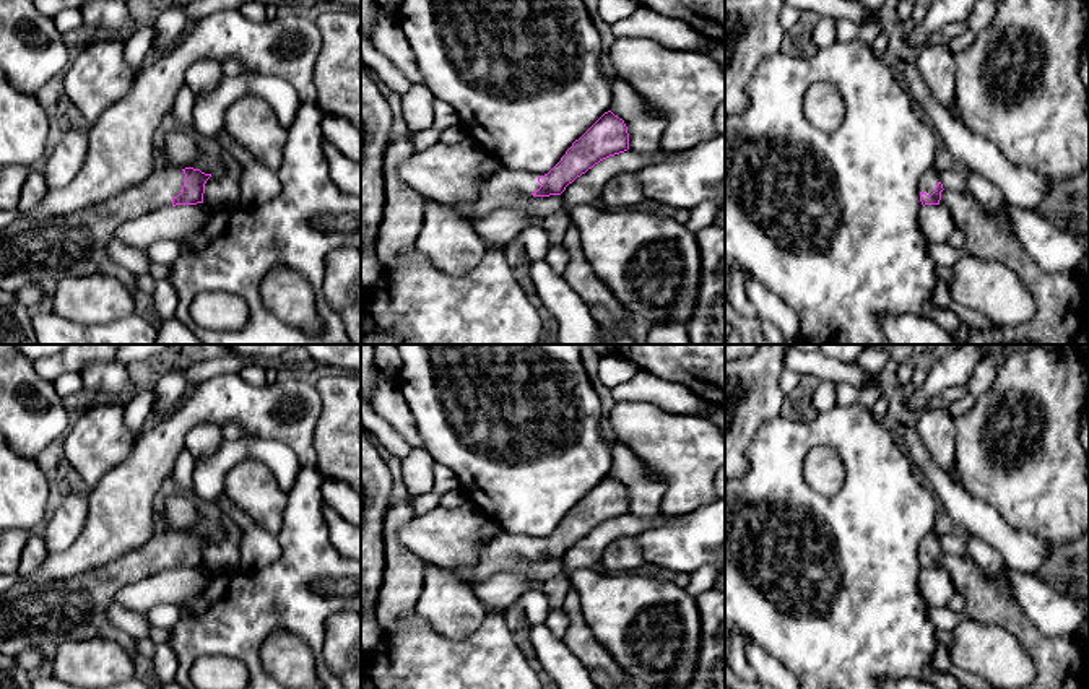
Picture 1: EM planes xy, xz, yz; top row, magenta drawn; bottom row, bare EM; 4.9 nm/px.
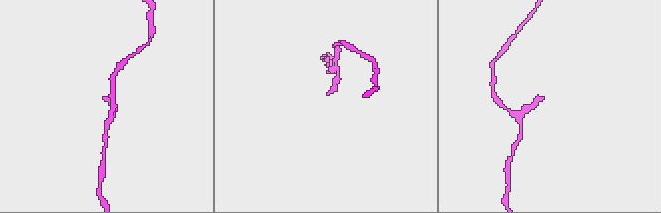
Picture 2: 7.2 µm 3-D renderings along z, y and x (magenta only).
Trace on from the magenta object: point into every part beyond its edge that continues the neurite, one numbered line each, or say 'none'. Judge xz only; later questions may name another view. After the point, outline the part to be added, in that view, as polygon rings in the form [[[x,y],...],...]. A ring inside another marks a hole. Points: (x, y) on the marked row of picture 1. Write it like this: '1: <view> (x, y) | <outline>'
1: xz (504, 189) | [[[501,167],[483,179],[479,195],[475,202],[450,206],[470,224],[502,208],[527,211],[530,223],[546,231],[549,245],[561,245],[571,219],[562,208],[561,195],[531,195],[541,187],[538,177],[540,174],[528,171]]]

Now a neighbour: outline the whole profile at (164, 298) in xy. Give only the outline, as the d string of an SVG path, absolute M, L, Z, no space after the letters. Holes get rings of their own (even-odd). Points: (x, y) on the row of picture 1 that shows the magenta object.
M169 280L154 281L150 304L154 307L159 322L176 317L177 292Z

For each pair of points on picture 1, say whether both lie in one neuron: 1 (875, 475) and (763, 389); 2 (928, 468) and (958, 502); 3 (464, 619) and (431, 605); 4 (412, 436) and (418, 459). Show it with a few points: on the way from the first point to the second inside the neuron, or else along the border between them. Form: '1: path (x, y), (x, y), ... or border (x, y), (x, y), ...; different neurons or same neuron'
1: border (779, 413), (767, 420), (751, 439); different neurons
2: path (935, 476), (950, 494); same neuron
3: path (455, 611), (449, 605), (439, 605); same neuron
4: border (421, 446), (413, 449); different neurons

